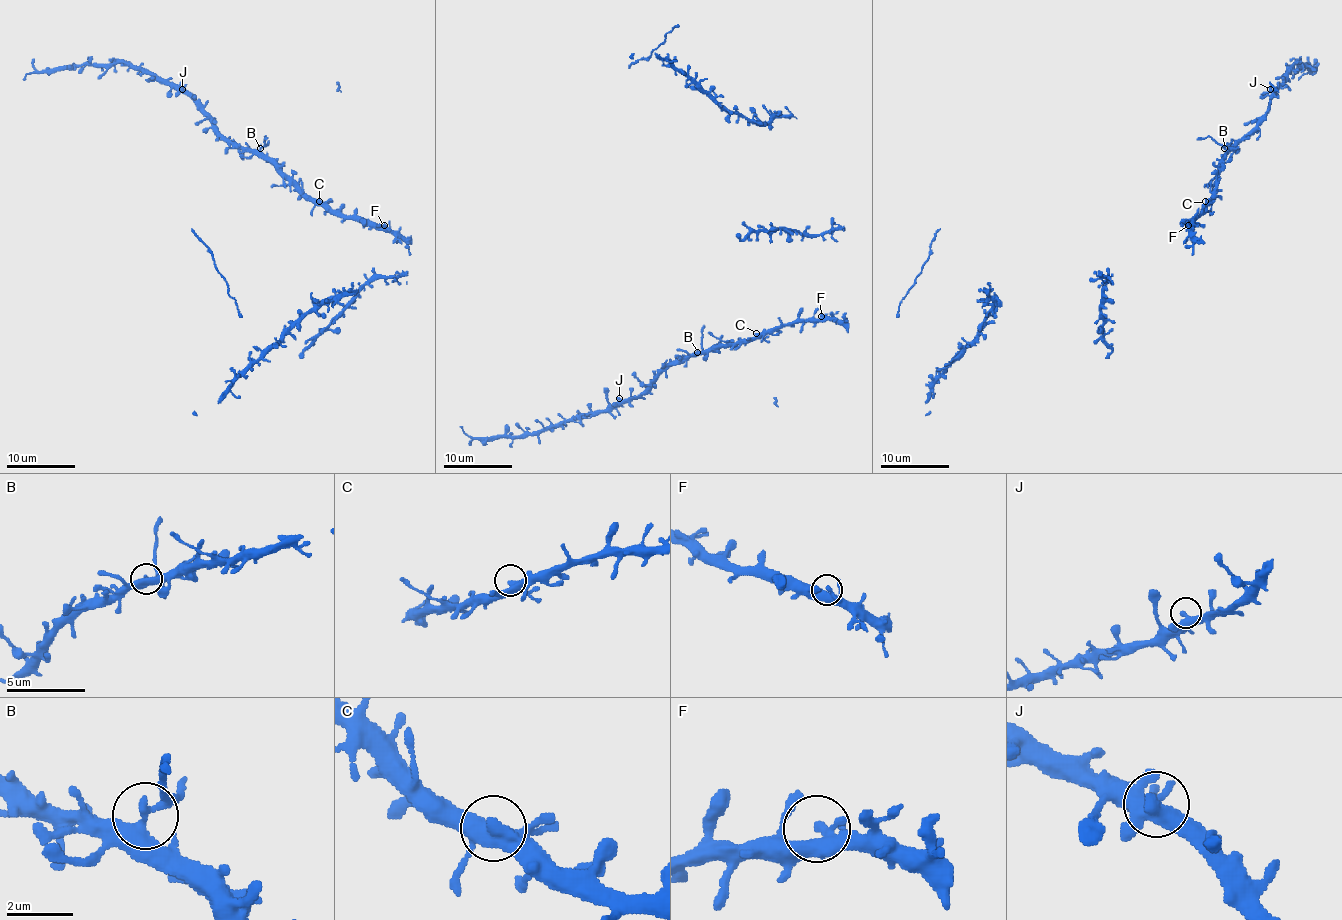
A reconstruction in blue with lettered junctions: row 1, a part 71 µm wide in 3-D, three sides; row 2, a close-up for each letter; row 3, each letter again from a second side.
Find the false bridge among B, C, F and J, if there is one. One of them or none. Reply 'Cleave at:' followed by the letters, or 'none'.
Cleave at: B

